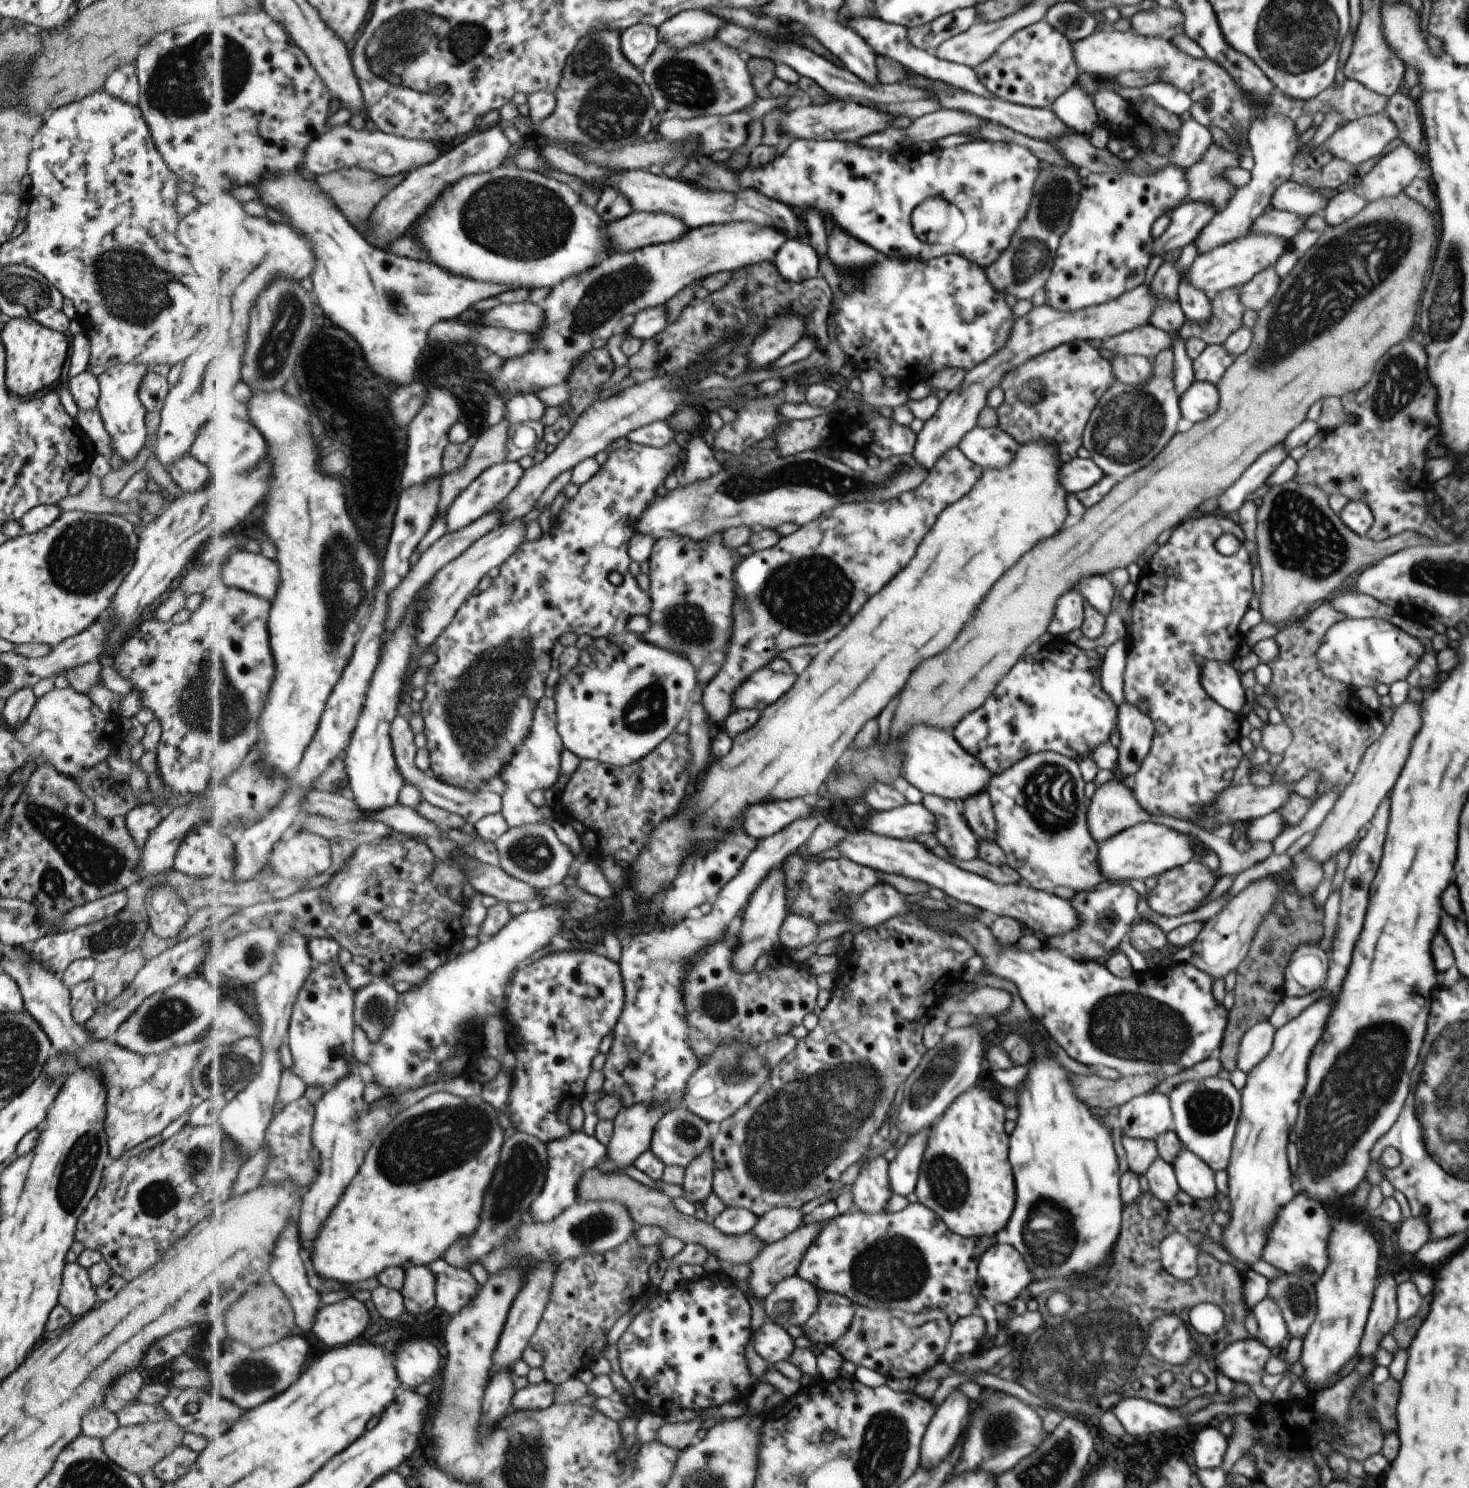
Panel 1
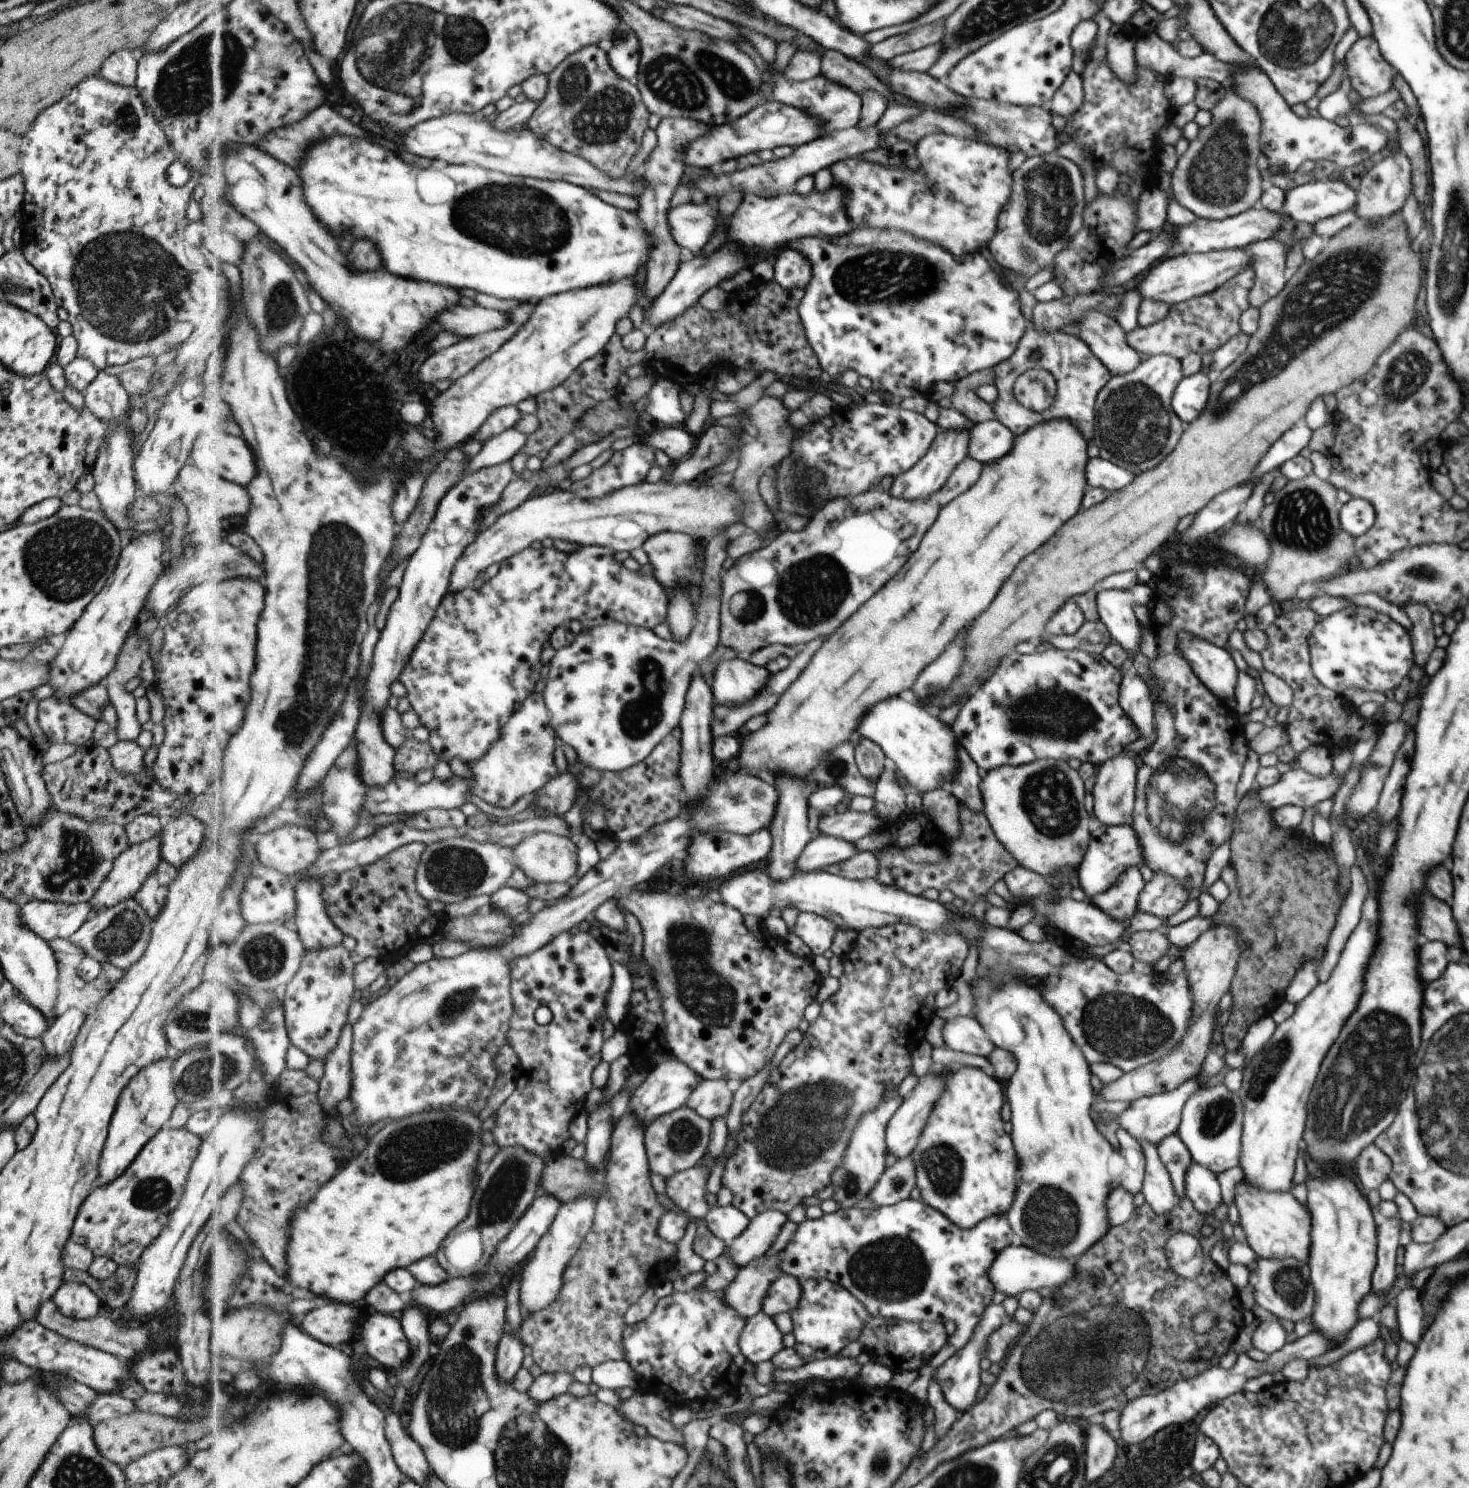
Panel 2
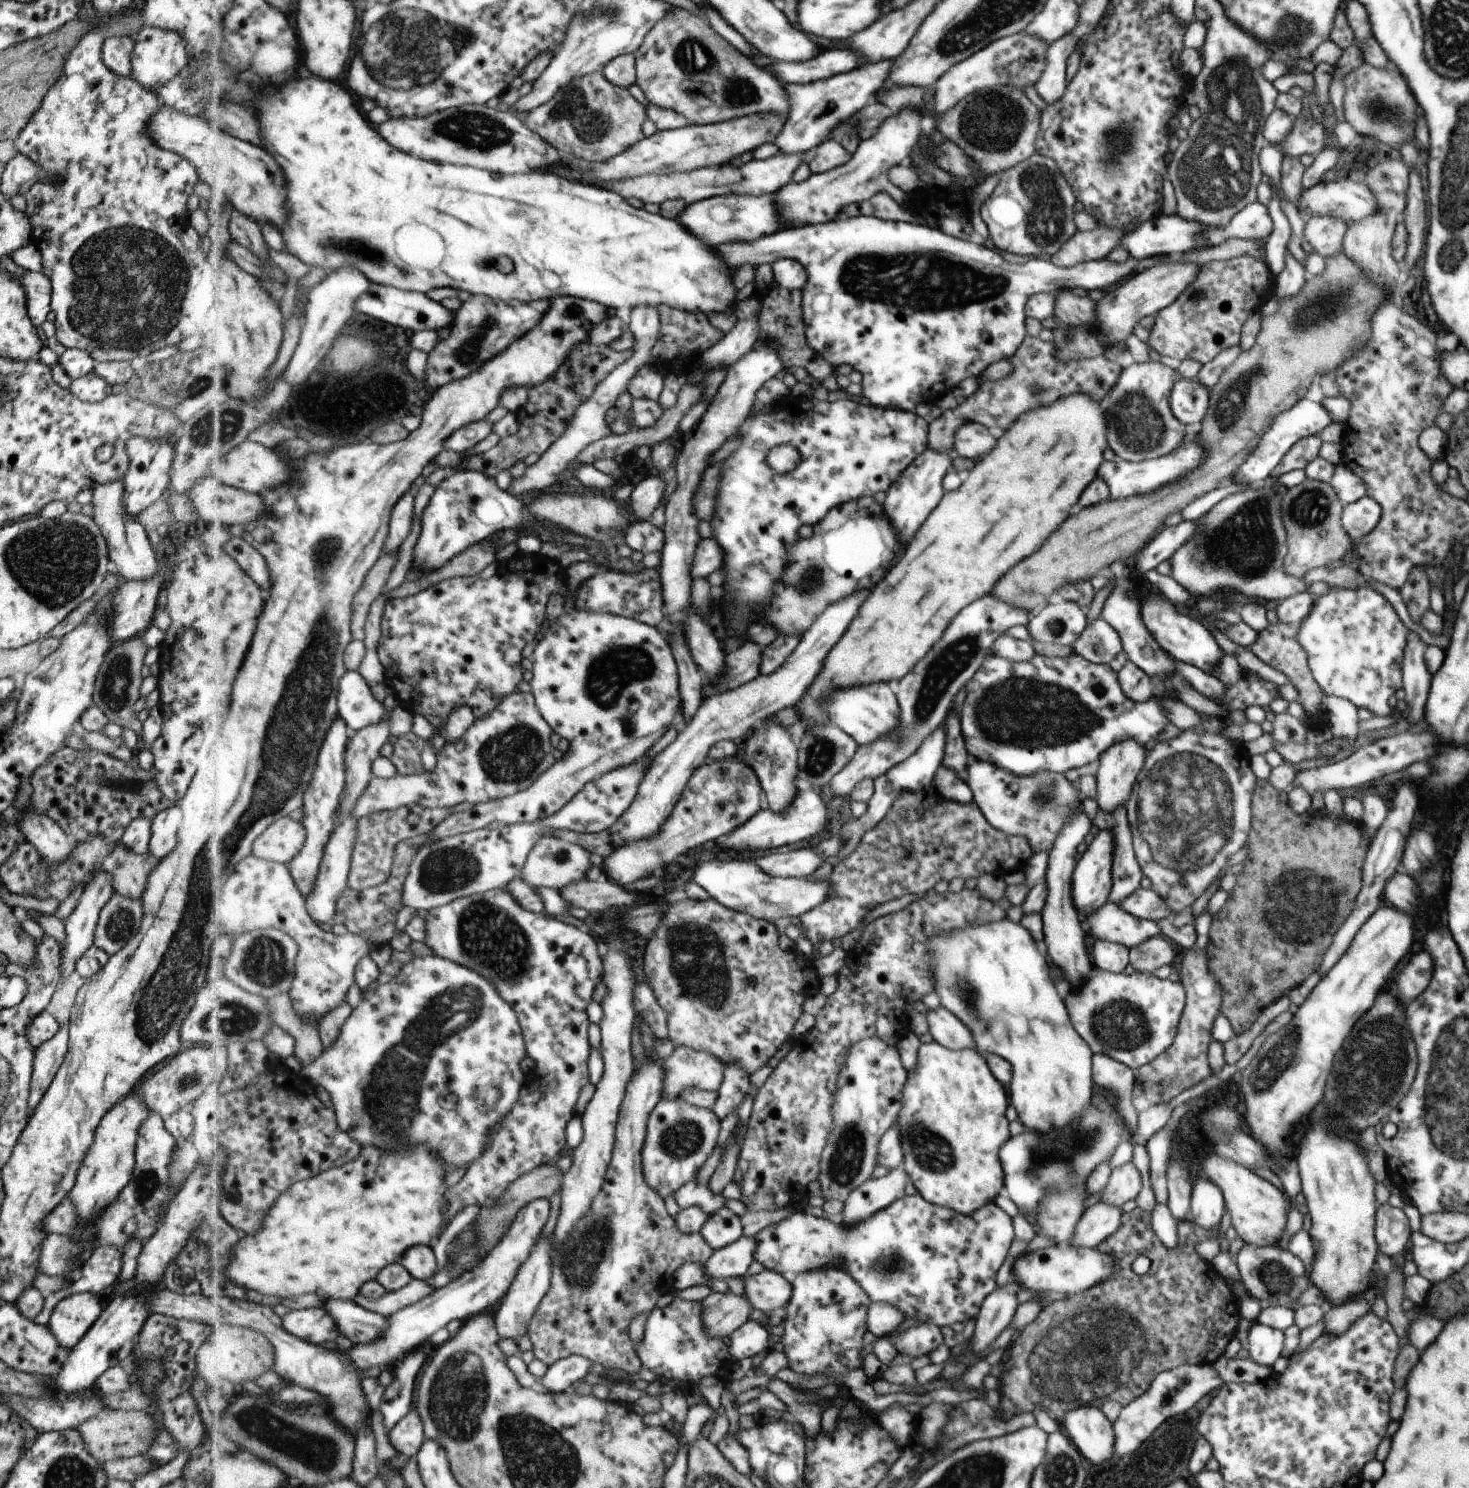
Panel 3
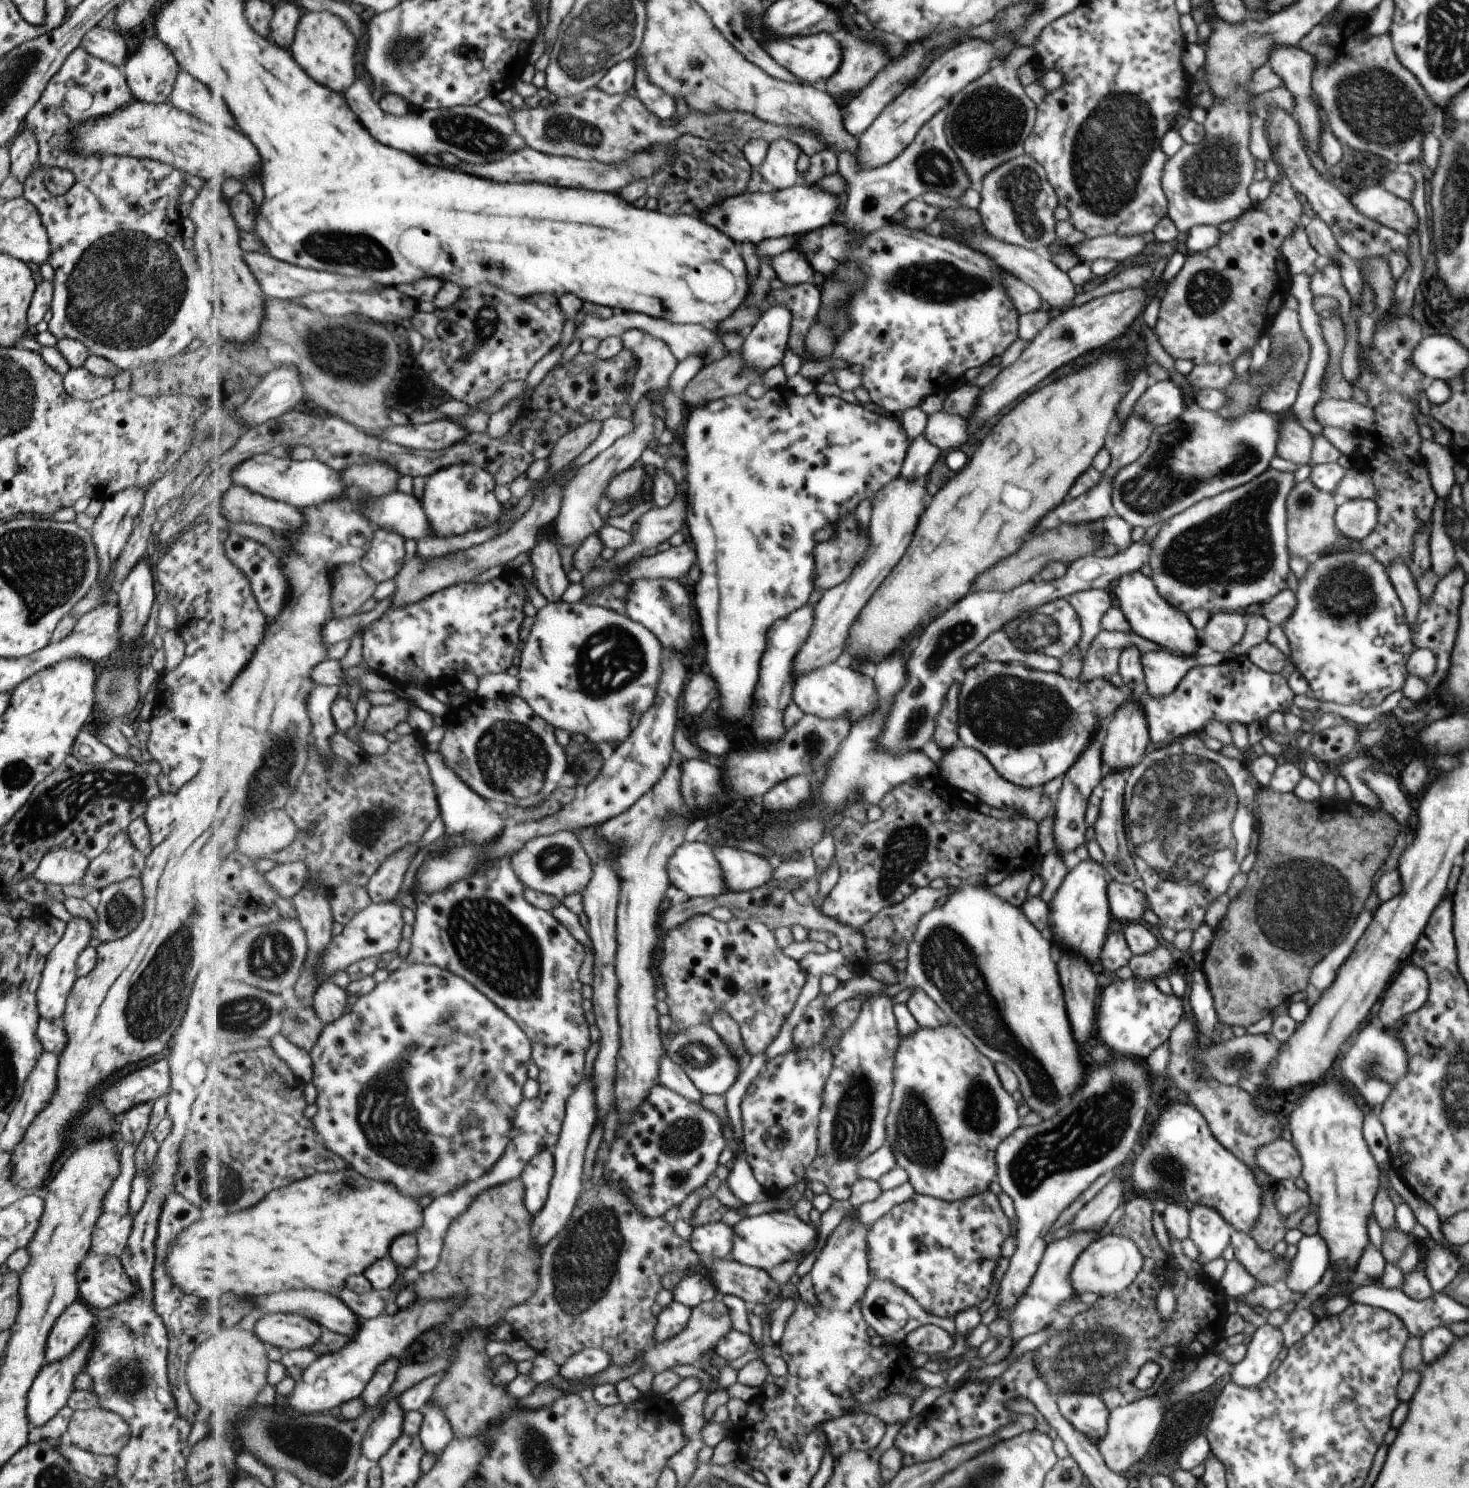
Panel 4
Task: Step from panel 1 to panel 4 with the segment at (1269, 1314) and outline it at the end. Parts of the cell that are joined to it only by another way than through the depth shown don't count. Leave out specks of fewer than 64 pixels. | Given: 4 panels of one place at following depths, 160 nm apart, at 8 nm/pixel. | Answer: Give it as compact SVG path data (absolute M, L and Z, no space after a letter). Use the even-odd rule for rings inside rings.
M1265 1323L1251 1334L1243 1360L1234 1366L1230 1381L1239 1388L1251 1388L1270 1374L1271 1362L1283 1346L1283 1336L1277 1328Z

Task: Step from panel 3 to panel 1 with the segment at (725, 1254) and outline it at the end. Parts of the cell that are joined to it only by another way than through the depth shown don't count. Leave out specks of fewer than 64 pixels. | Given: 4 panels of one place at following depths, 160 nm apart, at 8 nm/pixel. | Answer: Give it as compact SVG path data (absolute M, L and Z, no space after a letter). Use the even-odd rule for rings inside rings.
M777 1207L760 1217L753 1232L767 1245L780 1241L803 1225L805 1212L795 1207Z

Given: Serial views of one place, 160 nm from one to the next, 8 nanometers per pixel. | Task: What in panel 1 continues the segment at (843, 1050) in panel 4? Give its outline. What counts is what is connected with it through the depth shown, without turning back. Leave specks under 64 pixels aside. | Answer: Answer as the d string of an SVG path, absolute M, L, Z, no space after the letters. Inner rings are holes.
M881 1156L865 1162L853 1182L852 1193L861 1211L873 1214L885 1212L892 1194L888 1162Z

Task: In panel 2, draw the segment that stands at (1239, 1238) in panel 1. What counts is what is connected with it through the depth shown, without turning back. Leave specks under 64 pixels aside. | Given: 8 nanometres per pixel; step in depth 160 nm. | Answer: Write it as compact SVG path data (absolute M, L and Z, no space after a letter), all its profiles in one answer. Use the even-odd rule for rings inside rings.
M1352 834L1355 864L1366 879L1368 889L1368 895L1361 906L1359 923L1349 934L1329 978L1319 982L1305 998L1294 1004L1291 1017L1275 1026L1267 1043L1263 1044L1263 1048L1241 1071L1243 1078L1236 1093L1242 1106L1241 1158L1238 1167L1243 1170L1242 1180L1247 1180L1247 1184L1258 1185L1266 1192L1287 1192L1291 1188L1311 1086L1329 1046L1338 1039L1343 1024L1357 1008L1357 1000L1363 990L1363 974L1365 968L1369 968L1367 960L1375 948L1376 884L1357 834Z

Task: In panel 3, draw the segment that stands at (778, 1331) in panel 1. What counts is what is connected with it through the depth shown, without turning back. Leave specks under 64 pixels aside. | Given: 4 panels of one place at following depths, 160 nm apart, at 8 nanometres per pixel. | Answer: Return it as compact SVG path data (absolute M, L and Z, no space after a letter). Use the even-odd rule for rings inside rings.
M749 1320L729 1337L731 1356L736 1359L750 1358L756 1362L771 1351L769 1327L761 1322Z

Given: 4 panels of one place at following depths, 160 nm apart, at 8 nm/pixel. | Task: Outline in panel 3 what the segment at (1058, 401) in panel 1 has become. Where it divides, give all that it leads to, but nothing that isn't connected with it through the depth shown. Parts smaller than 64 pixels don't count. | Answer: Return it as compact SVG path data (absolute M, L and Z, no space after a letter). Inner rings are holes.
M1027 336L1018 351L1008 360L1011 366L1011 373L1001 380L995 382L980 381L977 390L969 394L961 404L943 410L938 418L929 421L926 450L943 452L949 456L952 450L953 434L959 426L966 423L977 423L981 426L999 426L1009 428L1015 418L1023 412L1029 412L1033 408L1039 408L1039 404L1051 404L1061 396L1069 396L1075 392L1087 392L1089 396L1095 396L1095 400L1104 398L1110 389L1117 383L1118 377L1123 370L1123 365L1108 358L1105 355L1095 358L1083 358L1083 360L1059 360L1055 356L1053 342L1043 342L1038 337ZM1039 390L1039 394L1035 394Z

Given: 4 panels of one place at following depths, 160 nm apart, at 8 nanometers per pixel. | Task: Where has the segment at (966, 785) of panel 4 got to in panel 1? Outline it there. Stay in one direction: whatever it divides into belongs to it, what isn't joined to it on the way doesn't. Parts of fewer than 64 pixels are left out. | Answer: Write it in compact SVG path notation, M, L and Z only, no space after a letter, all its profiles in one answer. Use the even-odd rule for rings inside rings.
M1053 751L1025 755L1006 771L993 774L985 792L990 798L997 825L995 842L1006 855L1005 863L1019 874L1024 883L1048 893L1053 888L1071 888L1076 893L1090 891L1099 882L1107 880L1098 868L1097 844L1085 826L1083 779L1073 759Z

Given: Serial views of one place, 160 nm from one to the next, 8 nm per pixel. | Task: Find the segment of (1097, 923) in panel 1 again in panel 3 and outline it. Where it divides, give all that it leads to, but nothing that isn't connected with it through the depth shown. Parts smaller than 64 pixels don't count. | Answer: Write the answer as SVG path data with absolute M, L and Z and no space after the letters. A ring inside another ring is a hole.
M1124 804L1115 808L1115 811L1109 814L1112 823L1107 828L1114 838L1113 883L1110 900L1115 905L1130 896L1131 892L1136 892L1141 880L1141 870L1131 850L1132 835L1129 834L1129 828L1125 822L1125 810Z

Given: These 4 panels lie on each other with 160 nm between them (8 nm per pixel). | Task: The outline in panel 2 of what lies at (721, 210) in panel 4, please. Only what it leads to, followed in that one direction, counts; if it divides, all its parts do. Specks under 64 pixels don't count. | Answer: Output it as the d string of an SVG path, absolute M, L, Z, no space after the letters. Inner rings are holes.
M683 204L669 212L669 228L679 246L699 254L717 230L717 208L711 204Z

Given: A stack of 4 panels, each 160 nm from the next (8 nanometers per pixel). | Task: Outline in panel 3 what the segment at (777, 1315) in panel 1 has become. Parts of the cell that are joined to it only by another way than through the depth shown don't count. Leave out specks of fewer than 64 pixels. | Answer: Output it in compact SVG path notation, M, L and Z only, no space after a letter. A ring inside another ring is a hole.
M766 1268L746 1278L744 1290L753 1307L766 1315L778 1308L787 1308L793 1297L793 1286L785 1276Z

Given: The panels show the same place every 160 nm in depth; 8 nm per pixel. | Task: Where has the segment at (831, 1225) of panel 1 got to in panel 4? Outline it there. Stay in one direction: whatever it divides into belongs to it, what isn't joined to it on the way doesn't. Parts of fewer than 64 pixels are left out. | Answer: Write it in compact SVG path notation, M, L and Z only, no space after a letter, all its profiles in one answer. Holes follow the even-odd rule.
M979 1192L970 1199L946 1202L914 1193L909 1200L894 1205L887 1214L868 1230L867 1241L871 1252L870 1270L875 1278L889 1280L907 1292L927 1314L950 1318L961 1310L978 1306L989 1294L993 1282L993 1268L1001 1254L1001 1242L1009 1236L1009 1224L991 1192ZM788 1212L745 1217L734 1227L732 1260L767 1271L779 1267L779 1264L787 1263L787 1260L791 1260L795 1256L804 1257L811 1254L817 1248L817 1242L821 1236L818 1223L803 1222L795 1213Z

